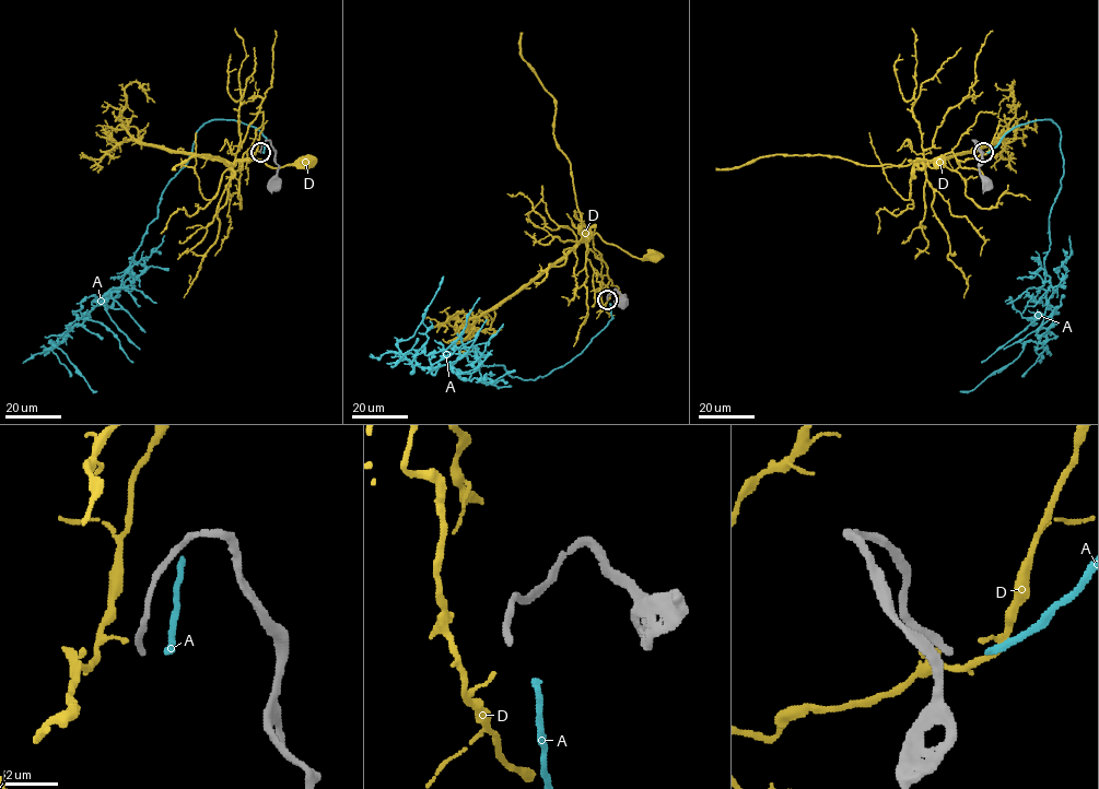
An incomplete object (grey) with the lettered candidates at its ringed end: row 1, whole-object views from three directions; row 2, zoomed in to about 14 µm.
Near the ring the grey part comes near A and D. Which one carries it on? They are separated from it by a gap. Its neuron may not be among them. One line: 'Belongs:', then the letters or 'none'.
Belongs: A

